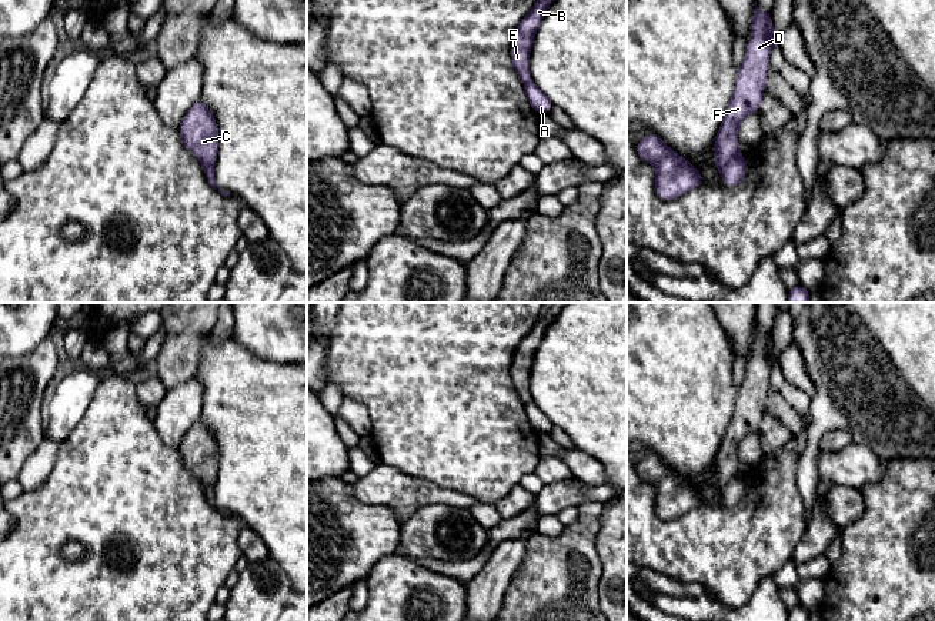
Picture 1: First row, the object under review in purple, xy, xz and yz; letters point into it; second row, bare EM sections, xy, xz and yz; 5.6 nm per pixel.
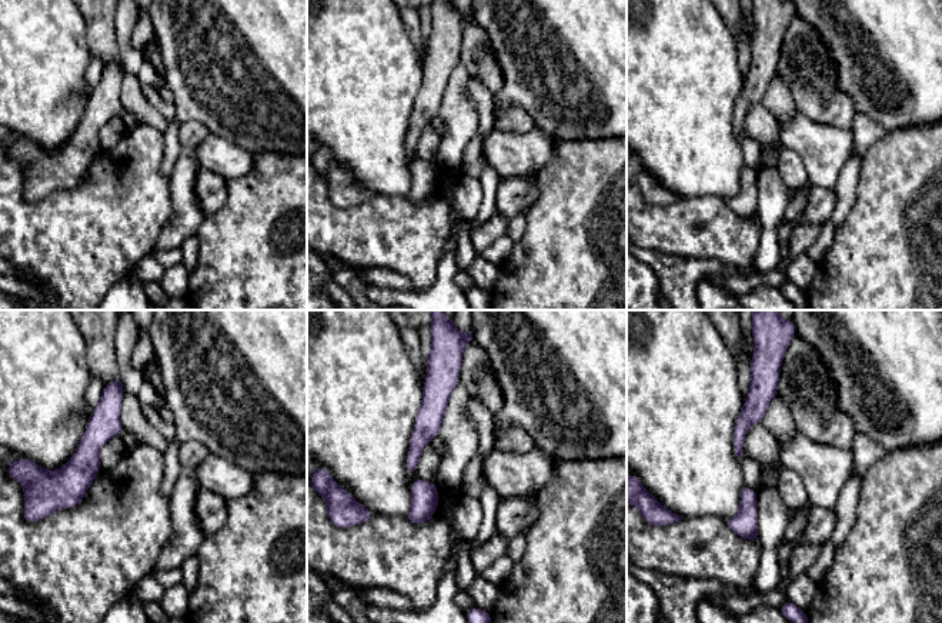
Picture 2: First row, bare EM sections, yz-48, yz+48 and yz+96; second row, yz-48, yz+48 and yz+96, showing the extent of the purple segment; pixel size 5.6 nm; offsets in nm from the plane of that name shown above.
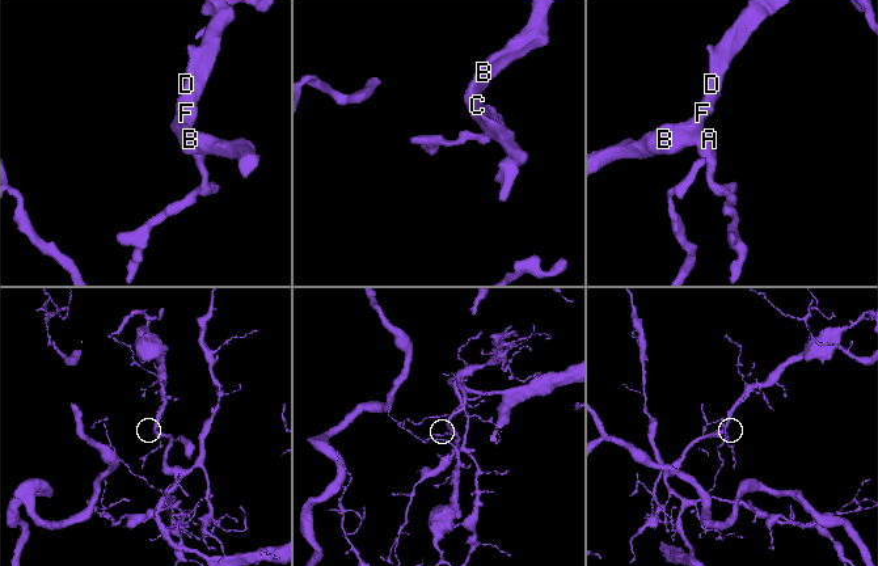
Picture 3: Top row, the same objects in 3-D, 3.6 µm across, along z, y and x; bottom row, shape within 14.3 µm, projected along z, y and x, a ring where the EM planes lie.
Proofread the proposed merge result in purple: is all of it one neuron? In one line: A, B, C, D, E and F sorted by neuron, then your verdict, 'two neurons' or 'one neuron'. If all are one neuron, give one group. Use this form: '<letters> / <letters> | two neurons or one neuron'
A / B C D E F | two neurons

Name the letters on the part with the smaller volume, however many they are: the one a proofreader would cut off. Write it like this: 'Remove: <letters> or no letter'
Remove: A

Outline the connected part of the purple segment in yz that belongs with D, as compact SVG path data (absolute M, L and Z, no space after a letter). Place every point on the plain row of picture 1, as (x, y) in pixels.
M755 321L751 358L747 363L734 413L714 463L714 480L719 494L724 494L727 484L739 473L739 443L748 434L759 431L769 391L769 373L775 363L778 357L772 347L772 333L761 331Z

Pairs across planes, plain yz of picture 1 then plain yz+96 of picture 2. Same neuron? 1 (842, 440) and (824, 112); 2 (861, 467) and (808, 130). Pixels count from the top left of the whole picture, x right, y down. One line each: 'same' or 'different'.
1: same
2: same

